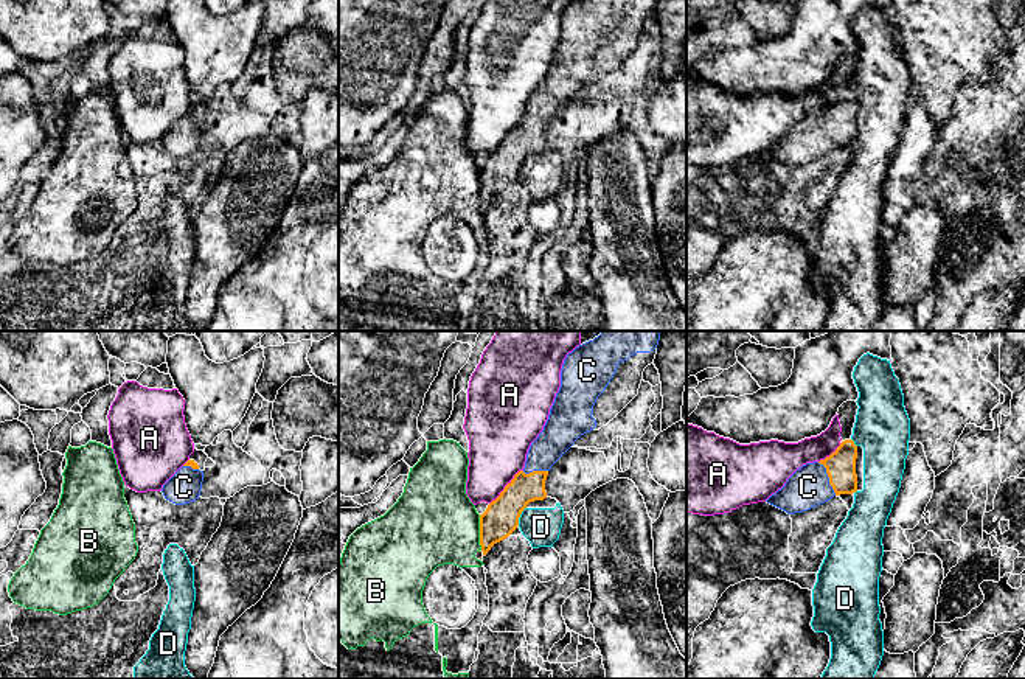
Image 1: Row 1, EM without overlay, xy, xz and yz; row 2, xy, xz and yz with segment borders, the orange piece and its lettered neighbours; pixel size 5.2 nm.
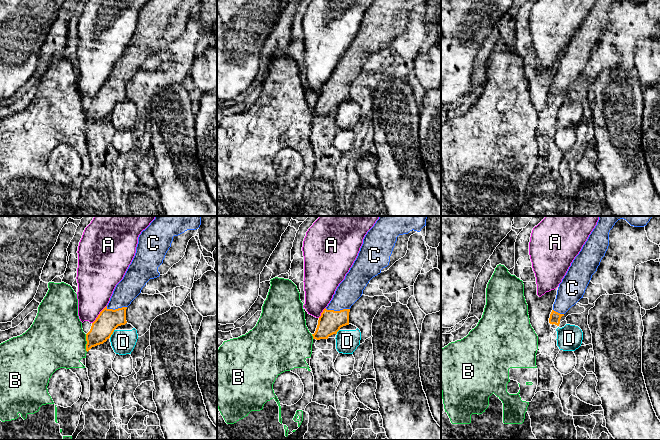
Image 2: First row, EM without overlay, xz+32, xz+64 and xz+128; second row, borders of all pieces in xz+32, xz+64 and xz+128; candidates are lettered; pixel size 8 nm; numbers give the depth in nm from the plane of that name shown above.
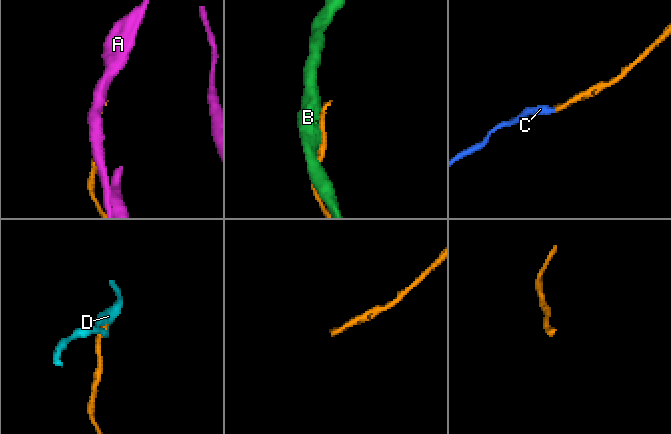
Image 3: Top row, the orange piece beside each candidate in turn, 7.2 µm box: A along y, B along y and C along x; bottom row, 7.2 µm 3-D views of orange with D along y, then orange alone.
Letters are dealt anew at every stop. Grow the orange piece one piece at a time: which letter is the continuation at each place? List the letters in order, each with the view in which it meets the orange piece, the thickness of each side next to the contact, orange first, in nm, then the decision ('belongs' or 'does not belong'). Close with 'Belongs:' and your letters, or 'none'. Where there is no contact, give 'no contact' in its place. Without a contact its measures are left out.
A: contact in xz; calibres 180 and 320 nm; does not belong
B: contact in xz; calibres 180 and 440 nm; does not belong
C: contact in yz; calibres 160 and 220 nm; belongs
D: contact in xz; calibres 180 and 190 nm; does not belong
Belongs: C

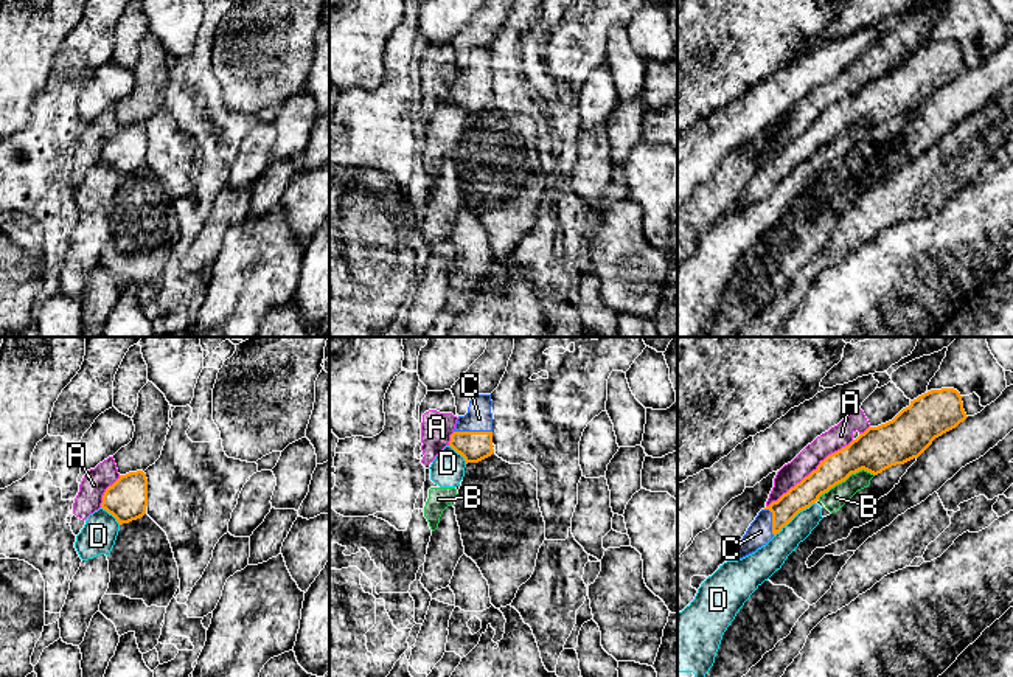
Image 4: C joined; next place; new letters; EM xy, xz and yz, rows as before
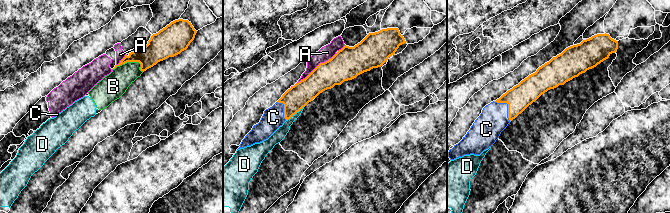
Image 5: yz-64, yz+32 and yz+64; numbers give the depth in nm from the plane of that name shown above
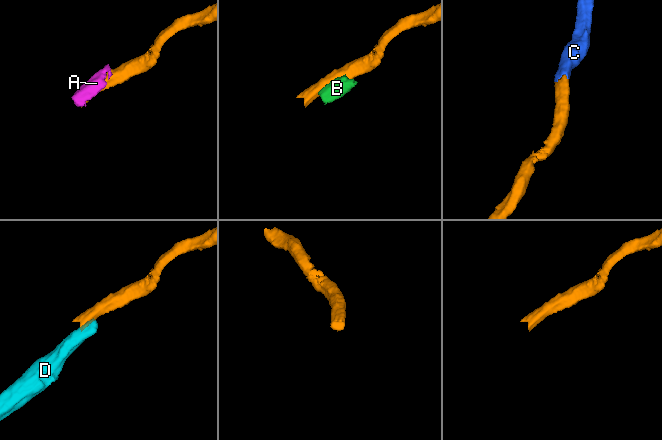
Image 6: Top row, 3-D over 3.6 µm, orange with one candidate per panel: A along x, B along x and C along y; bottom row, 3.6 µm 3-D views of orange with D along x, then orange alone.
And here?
A: contact in yz; calibres 160 and 120 nm; does not belong
B: contact in yz; calibres 220 and 110 nm; does not belong
C: contact in xz; calibres 160 and 140 nm; belongs
D: contact in yz; calibres 140 and 140 nm; does not belong
Belongs: C

